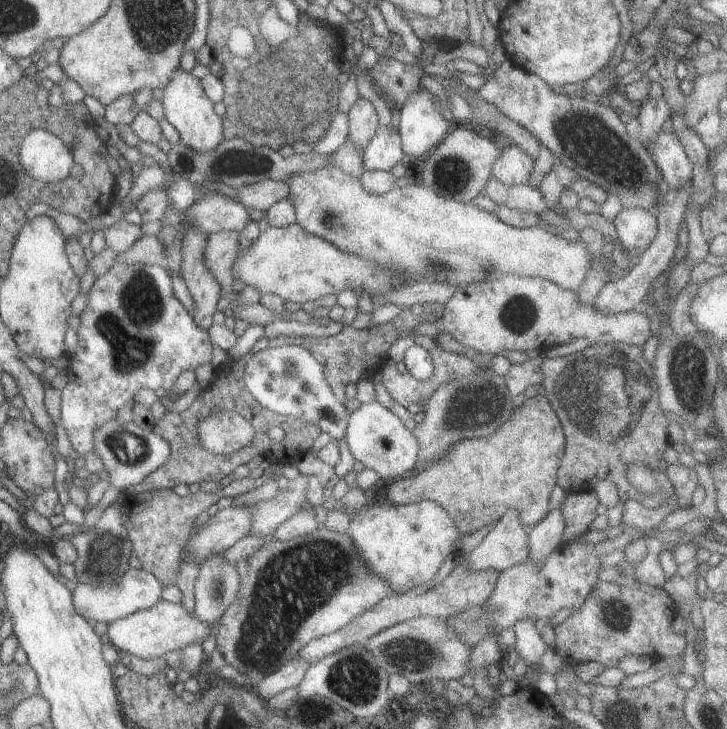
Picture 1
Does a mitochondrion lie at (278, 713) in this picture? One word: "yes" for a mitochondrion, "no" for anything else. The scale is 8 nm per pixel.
no

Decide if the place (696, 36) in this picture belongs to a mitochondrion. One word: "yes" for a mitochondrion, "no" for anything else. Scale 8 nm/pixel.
no

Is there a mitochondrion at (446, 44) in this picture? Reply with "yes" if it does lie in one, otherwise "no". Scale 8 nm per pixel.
no

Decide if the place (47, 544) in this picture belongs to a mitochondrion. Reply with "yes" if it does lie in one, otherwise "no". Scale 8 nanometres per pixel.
no

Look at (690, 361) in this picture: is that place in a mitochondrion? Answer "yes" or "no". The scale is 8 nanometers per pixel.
yes

